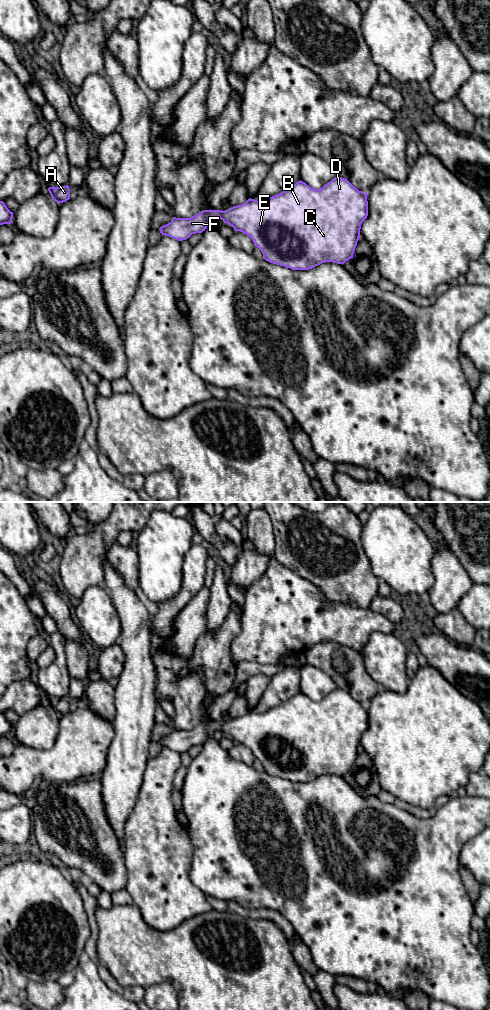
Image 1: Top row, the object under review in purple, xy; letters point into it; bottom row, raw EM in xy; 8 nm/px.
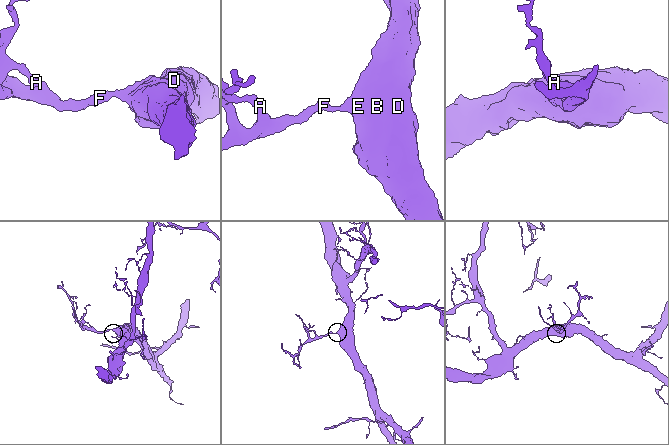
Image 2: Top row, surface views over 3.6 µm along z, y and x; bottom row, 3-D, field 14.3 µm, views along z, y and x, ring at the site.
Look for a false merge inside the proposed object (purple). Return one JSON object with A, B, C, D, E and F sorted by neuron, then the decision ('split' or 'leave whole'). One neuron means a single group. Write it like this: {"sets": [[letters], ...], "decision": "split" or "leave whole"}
{"sets": [["A", "B", "C", "D", "E", "F"]], "decision": "leave whole"}

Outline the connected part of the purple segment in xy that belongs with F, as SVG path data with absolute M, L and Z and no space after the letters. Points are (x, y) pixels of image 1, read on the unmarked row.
M336 688L320 701L313 701L303 693L298 693L279 706L263 713L249 710L245 715L225 723L203 722L190 730L176 730L159 740L160 745L175 752L183 753L192 746L202 745L209 735L220 730L235 743L248 747L255 759L259 760L266 773L292 782L309 782L325 774L344 776L353 770L360 749L362 734L368 728L367 705L359 703L347 691Z

